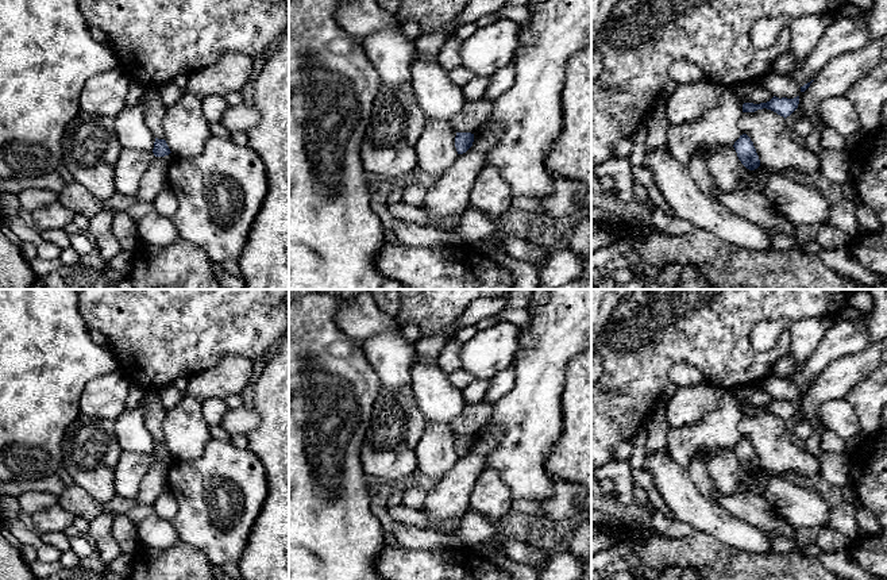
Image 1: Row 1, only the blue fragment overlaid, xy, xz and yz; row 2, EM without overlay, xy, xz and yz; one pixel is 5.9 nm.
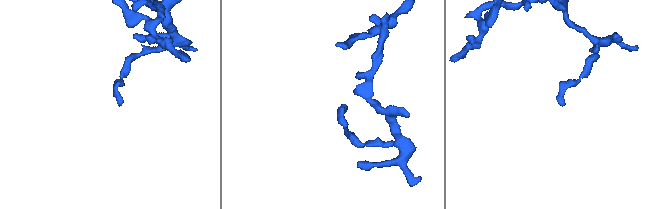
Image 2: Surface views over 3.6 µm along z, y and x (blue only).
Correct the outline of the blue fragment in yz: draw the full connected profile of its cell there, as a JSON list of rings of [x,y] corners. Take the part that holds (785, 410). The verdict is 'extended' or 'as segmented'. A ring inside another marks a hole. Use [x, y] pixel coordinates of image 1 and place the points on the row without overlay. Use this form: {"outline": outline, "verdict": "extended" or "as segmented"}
{"outline": [[[774,399],[767,406],[760,406],[760,407],[744,406],[743,415],[755,415],[757,412],[767,411],[786,422],[798,411],[798,407],[799,407],[799,399],[797,399],[794,402],[787,402],[787,400],[779,402],[779,400]]], "verdict": "as segmented"}

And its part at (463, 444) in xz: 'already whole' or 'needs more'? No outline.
already whole

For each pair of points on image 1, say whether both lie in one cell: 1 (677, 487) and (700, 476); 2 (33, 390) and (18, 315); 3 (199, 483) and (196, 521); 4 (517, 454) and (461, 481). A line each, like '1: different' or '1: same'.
1: different
2: same
3: same
4: different

